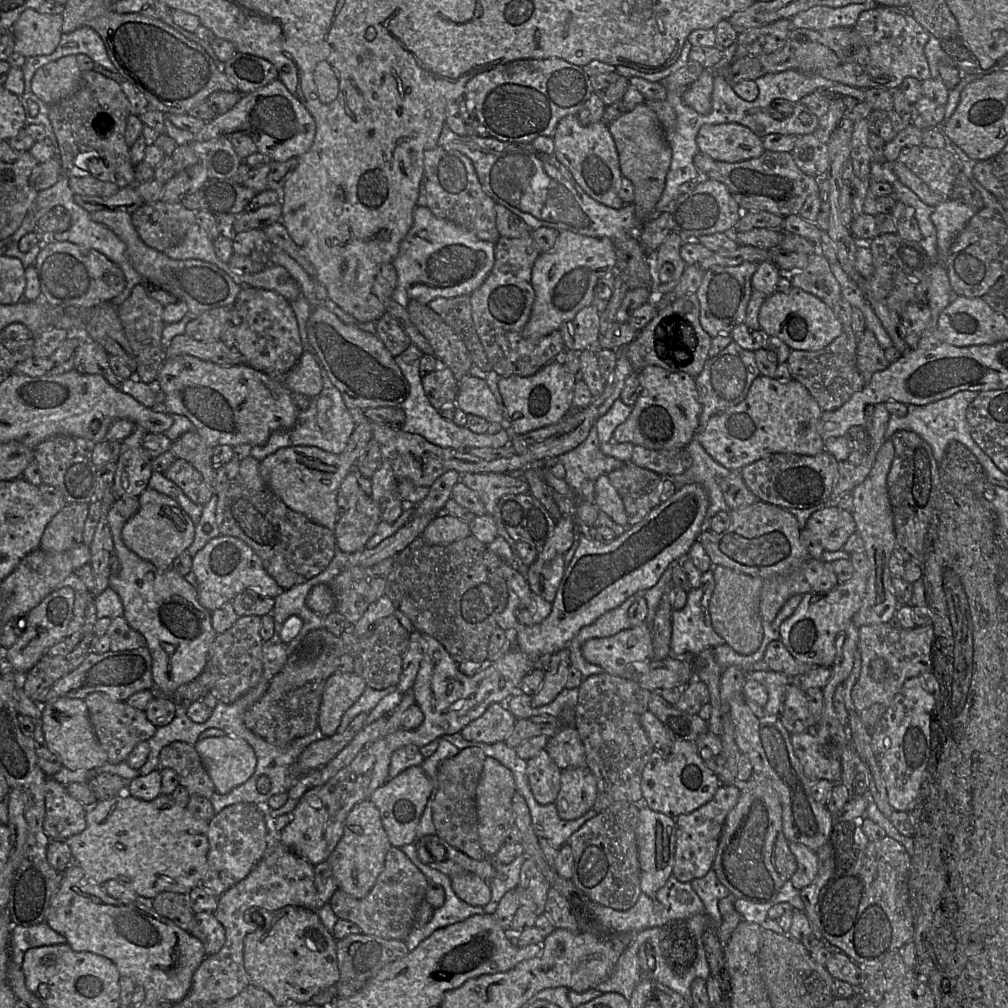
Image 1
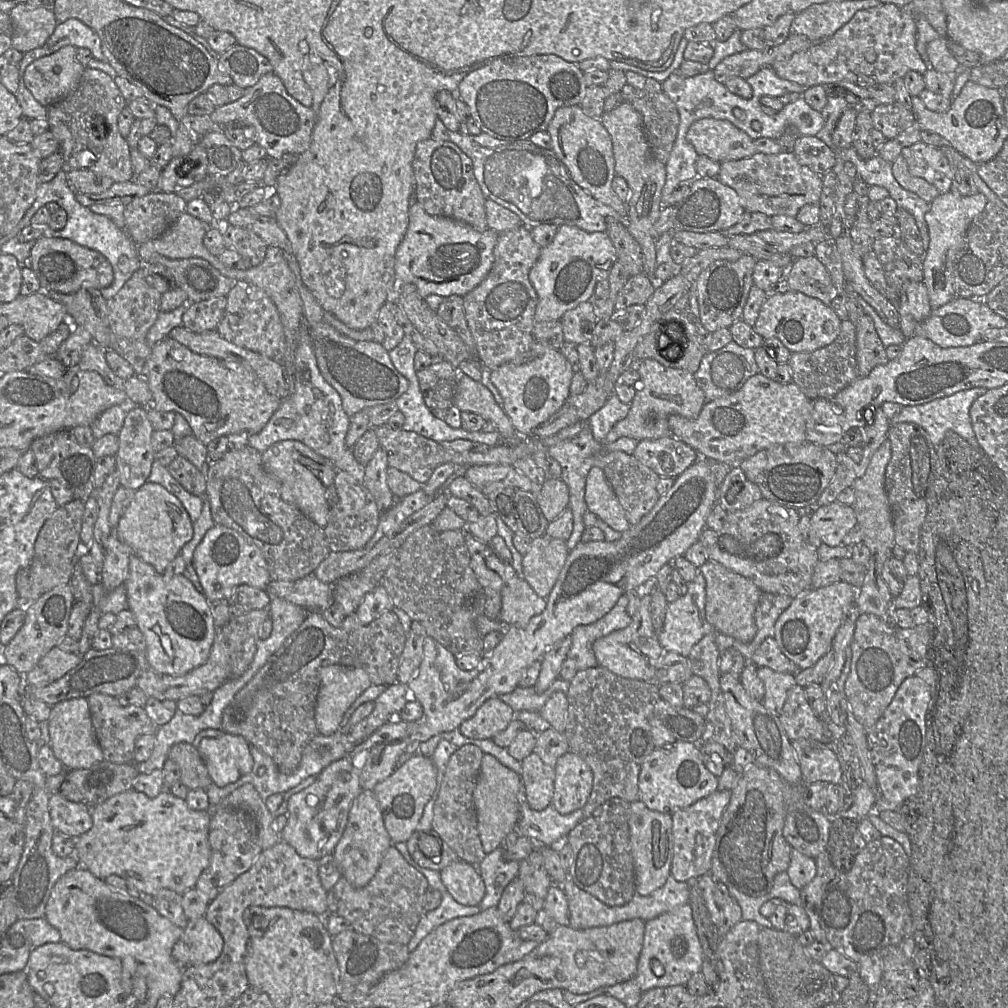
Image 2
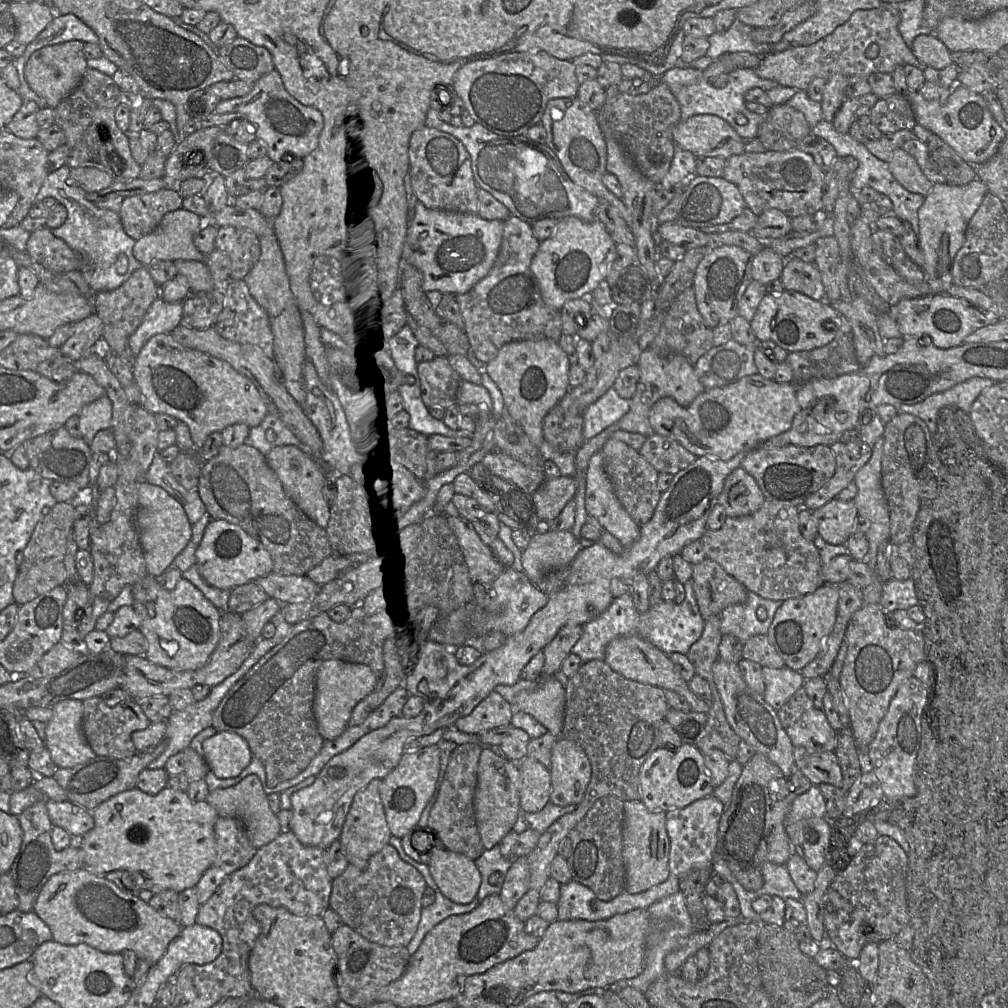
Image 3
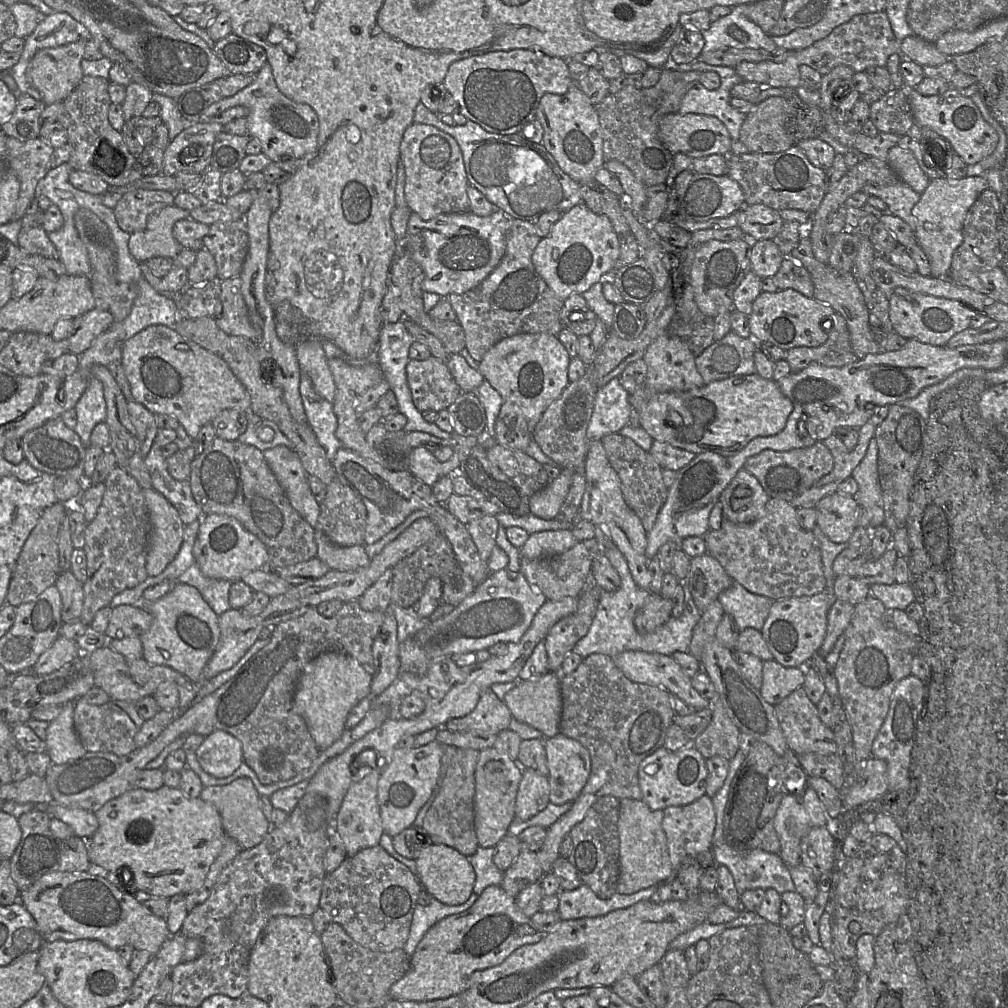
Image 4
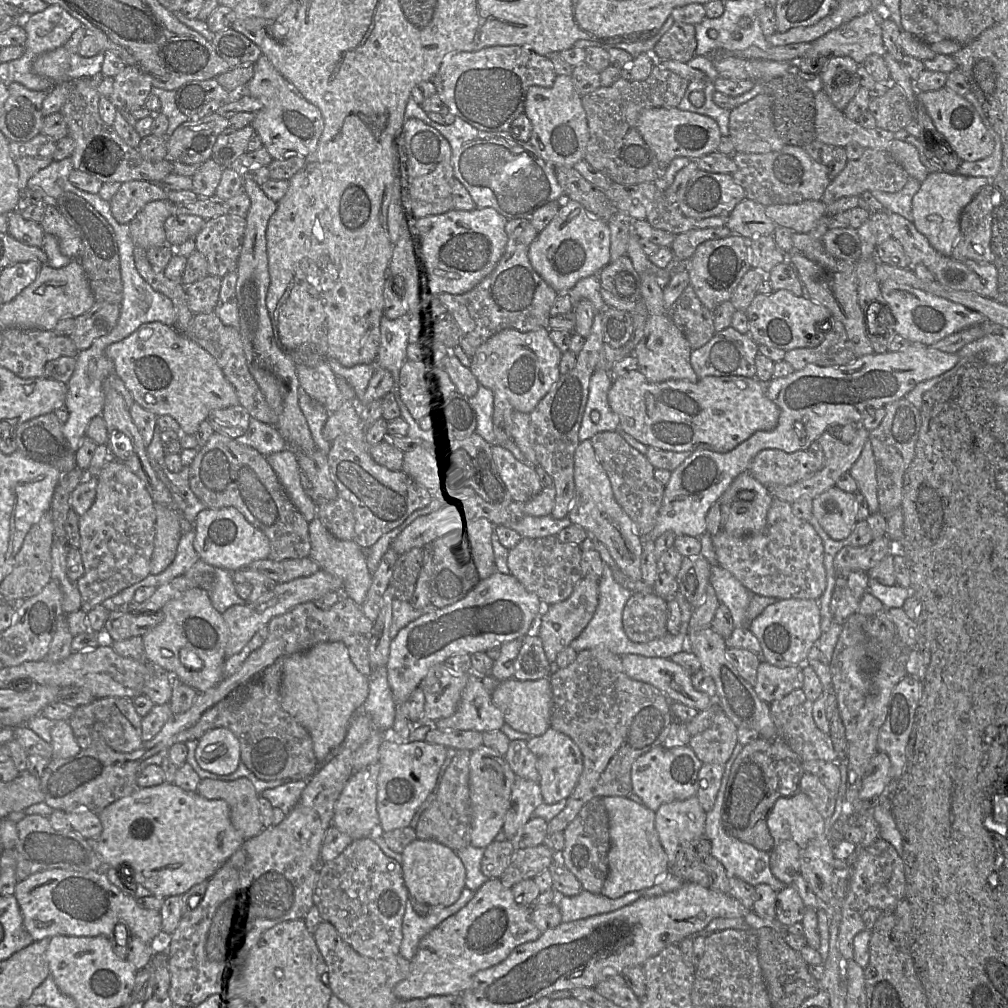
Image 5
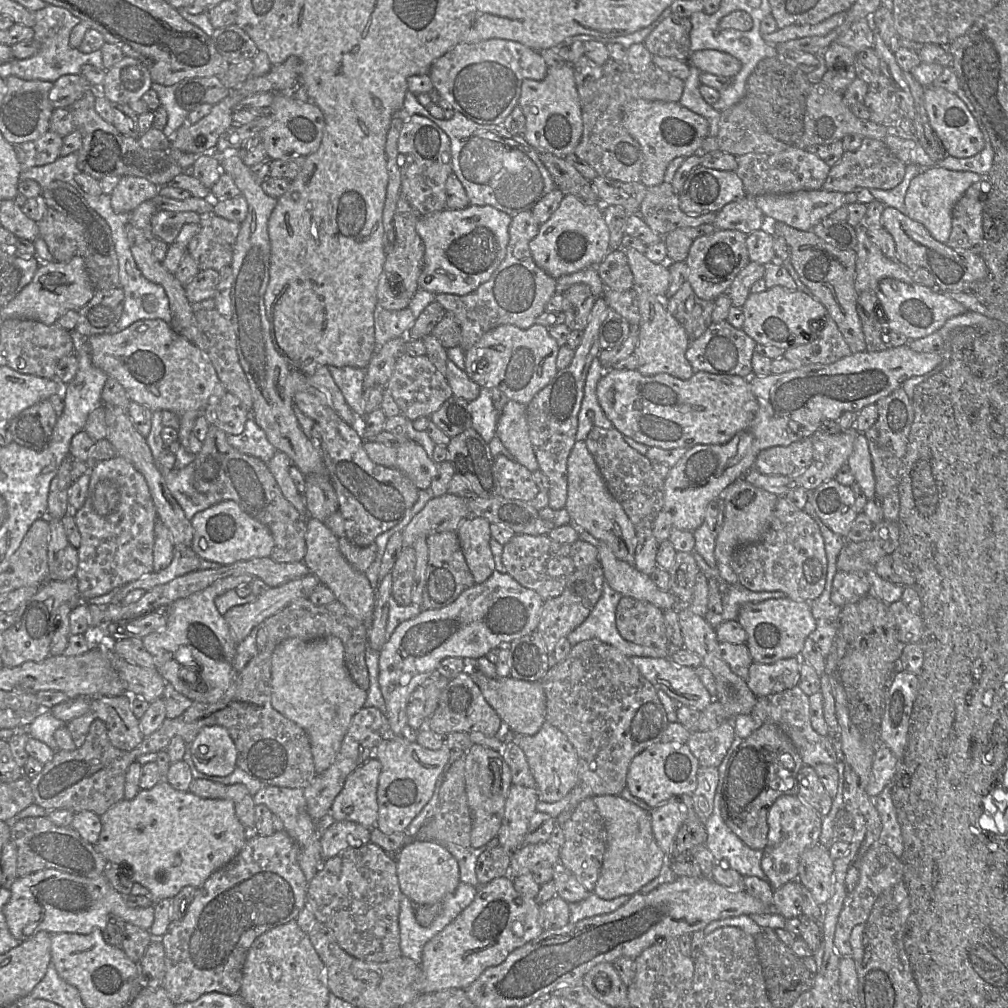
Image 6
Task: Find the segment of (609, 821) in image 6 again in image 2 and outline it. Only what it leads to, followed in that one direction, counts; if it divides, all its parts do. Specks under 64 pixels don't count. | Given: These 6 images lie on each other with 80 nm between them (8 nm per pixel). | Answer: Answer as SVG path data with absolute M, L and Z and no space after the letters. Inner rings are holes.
M639 800L630 803L628 823L635 870L635 890L637 894L647 896L662 887L670 875L673 857L672 818L670 814L648 809Z

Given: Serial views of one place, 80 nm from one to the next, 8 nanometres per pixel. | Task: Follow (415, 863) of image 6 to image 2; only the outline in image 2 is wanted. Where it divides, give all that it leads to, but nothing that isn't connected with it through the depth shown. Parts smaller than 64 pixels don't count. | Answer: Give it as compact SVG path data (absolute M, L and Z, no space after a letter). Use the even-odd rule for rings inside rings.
M461 859L443 868L440 877L459 904L477 906L485 896L485 884L477 867Z

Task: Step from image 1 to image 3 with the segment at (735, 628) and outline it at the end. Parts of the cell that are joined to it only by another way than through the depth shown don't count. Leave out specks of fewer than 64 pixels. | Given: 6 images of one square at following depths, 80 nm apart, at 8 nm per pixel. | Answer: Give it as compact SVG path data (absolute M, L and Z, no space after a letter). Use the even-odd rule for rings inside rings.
M705 558L692 566L691 580L699 611L705 621L747 599L745 586L711 559Z

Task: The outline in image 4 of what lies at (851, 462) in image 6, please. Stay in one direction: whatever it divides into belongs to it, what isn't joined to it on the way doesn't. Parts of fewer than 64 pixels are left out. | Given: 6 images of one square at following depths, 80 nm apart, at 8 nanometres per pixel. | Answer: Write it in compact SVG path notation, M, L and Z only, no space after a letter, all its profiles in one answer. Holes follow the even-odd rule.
M874 437L869 442L864 458L853 470L852 477L858 484L858 491L853 497L869 514L868 529L871 531L884 525L885 514L878 473L878 447Z

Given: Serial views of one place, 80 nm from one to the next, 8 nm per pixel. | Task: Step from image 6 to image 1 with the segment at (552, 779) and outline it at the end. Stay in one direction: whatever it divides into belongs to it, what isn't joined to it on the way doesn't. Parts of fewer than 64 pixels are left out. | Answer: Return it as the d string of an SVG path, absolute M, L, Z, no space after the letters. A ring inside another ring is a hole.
M587 767L562 770L554 803L560 819L571 821L582 817L591 810L595 800L596 781Z

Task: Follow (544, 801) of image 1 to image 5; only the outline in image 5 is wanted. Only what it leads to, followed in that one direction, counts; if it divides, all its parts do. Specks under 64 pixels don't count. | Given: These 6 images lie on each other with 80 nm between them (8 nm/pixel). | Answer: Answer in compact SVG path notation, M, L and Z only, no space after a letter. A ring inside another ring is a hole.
M517 777L511 788L510 806L501 831L505 839L512 840L543 802L539 783Z

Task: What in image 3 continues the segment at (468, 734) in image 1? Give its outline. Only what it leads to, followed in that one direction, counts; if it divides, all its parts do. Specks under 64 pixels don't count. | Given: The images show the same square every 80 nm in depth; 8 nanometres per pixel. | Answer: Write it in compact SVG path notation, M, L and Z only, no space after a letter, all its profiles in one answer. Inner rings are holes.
M492 691L469 715L459 718L453 727L467 734L478 735L485 730L510 725L514 711L505 699Z

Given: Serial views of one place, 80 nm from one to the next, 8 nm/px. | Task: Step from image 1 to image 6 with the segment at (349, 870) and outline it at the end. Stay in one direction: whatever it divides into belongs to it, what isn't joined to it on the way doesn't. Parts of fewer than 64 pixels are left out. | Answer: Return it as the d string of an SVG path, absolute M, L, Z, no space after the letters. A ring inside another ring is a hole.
M371 756L349 774L331 806L334 821L352 821L369 829L376 827L380 771L380 761Z

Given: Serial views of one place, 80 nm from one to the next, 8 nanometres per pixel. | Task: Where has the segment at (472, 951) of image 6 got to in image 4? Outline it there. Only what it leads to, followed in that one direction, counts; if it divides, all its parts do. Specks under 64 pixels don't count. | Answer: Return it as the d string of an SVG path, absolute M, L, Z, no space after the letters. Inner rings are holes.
M490 885L486 887L483 892L478 896L475 903L467 910L445 917L444 919L433 925L423 936L421 941L418 943L414 953L410 956L410 968L408 972L397 982L390 987L390 999L399 1001L430 1001L436 999L445 999L454 995L460 995L468 986L469 980L473 972L477 970L484 970L489 967L493 967L501 964L512 952L523 945L535 944L542 938L544 934L540 934L536 931L531 922L530 918L525 916L517 907L515 898L505 892L500 885Z

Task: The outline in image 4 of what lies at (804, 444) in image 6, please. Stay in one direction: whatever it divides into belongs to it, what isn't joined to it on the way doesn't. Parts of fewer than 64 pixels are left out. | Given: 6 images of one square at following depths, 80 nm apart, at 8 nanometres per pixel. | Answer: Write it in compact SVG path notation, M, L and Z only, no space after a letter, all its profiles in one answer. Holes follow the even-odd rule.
M816 442L810 447L795 448L789 451L765 449L757 455L749 457L745 461L743 469L757 478L770 498L791 502L829 474L833 466L834 459L830 450L823 442Z

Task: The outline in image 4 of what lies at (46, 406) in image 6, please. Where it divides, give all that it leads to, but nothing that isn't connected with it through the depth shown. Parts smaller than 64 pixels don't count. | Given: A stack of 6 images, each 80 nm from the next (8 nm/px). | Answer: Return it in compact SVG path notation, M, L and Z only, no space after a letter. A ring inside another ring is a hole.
M60 417L48 420L42 426L25 433L21 444L25 459L39 471L56 477L72 477L78 481L84 474L86 447L79 435L68 428Z

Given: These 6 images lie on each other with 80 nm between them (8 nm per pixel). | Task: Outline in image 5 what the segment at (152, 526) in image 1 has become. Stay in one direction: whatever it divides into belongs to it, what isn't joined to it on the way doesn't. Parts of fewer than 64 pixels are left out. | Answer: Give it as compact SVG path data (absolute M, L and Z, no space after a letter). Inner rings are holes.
M155 503L156 523L150 574L163 572L173 562L182 536L179 515L175 510Z

